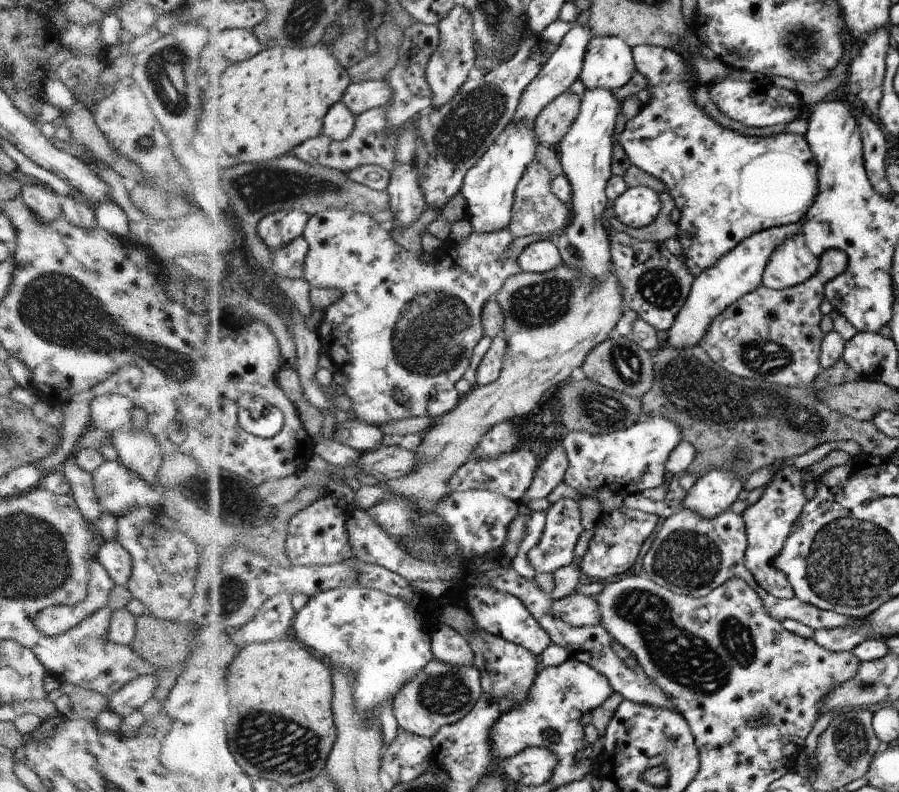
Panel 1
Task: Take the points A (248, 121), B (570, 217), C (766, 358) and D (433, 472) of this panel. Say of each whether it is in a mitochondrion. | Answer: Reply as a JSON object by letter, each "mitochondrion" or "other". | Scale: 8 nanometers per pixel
{"A":"other","B":"other","C":"mitochondrion","D":"other"}

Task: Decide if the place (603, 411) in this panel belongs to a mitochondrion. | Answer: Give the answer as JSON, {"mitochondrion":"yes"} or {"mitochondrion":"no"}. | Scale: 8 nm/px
{"mitochondrion":"yes"}

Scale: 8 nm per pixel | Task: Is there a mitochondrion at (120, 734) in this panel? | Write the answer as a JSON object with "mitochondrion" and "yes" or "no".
{"mitochondrion":"no"}

